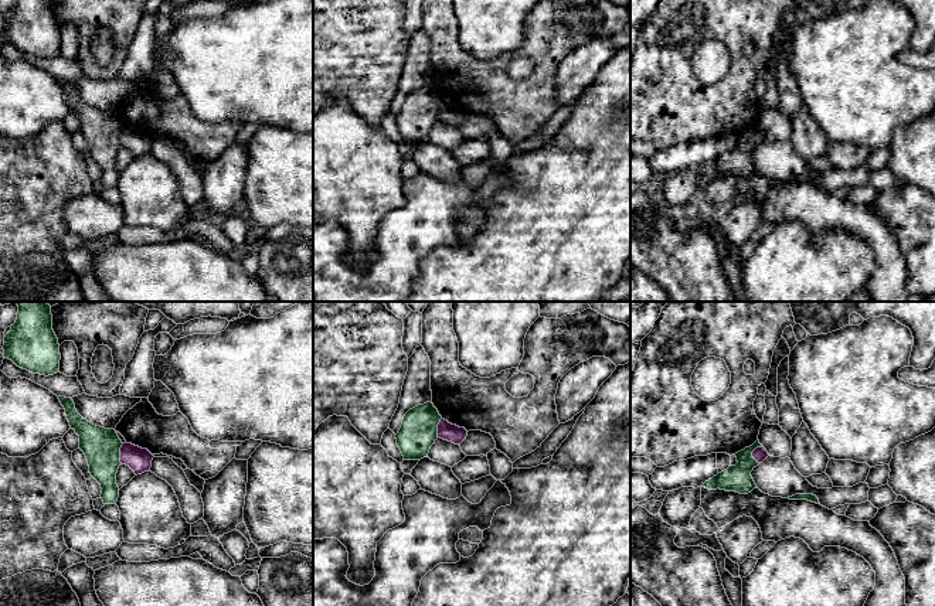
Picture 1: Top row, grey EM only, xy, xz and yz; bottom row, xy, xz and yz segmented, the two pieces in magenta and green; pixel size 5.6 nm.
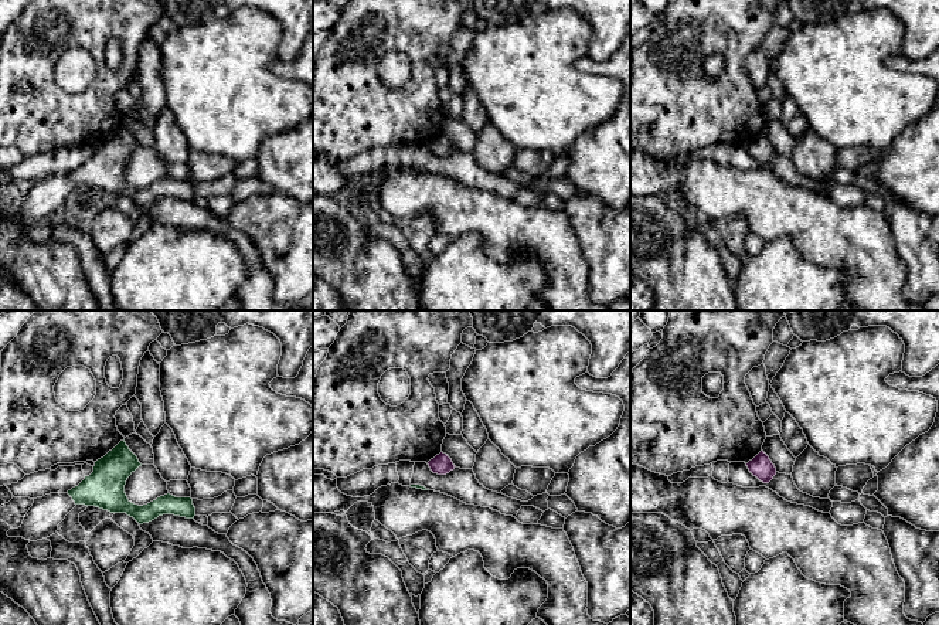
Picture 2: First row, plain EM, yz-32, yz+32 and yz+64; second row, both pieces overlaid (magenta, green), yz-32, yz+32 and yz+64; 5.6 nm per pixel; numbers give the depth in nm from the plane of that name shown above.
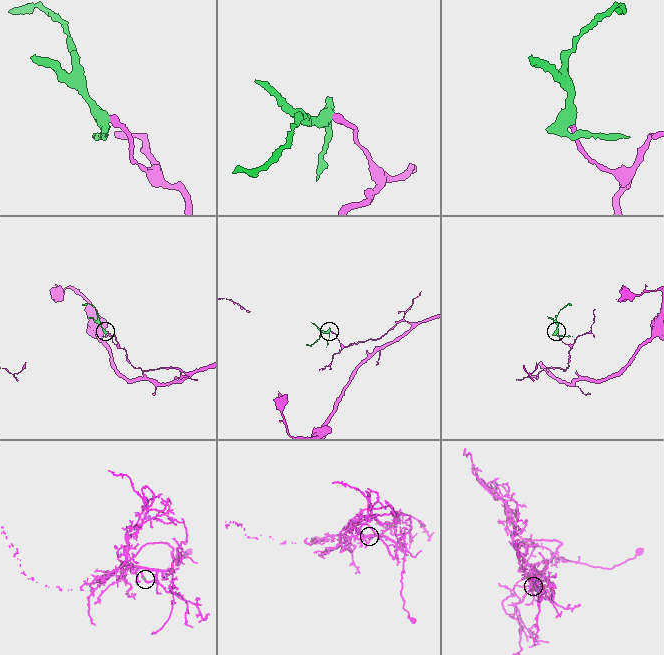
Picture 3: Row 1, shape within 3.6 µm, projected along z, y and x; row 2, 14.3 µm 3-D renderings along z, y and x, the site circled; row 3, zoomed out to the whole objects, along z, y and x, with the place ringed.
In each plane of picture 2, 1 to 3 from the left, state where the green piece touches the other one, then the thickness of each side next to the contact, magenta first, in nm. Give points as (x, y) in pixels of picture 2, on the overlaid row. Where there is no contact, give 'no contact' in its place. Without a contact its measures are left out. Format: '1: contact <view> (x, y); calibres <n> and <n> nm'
1: no contact
2: no contact
3: no contact

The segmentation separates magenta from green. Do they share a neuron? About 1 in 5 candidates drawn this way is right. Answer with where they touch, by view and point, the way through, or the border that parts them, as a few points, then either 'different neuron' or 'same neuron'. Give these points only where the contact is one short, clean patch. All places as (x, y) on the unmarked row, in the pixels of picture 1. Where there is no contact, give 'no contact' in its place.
contact yz (752, 136); border yz (762, 129), (752, 135), (752, 140), (758, 146); different neuron

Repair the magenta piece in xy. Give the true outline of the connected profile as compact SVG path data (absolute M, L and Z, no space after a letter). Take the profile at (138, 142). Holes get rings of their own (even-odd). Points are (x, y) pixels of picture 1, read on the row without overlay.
M123 126L120 130L120 146L129 149L135 157L150 154L153 137L132 126Z

